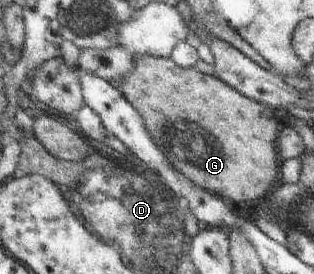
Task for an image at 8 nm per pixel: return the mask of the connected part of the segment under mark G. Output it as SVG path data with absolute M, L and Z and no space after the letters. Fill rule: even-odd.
M135 55L133 59L135 69L121 79L120 90L137 108L157 147L165 151L171 167L230 206L251 205L262 199L275 185L279 169L275 139L281 125L275 111L237 93L215 75L203 74L195 67L177 67L169 57Z

